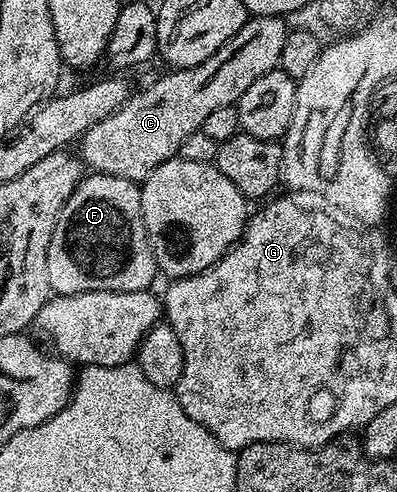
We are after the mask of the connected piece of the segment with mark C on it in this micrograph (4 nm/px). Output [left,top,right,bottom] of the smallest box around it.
[80,16,287,182]

